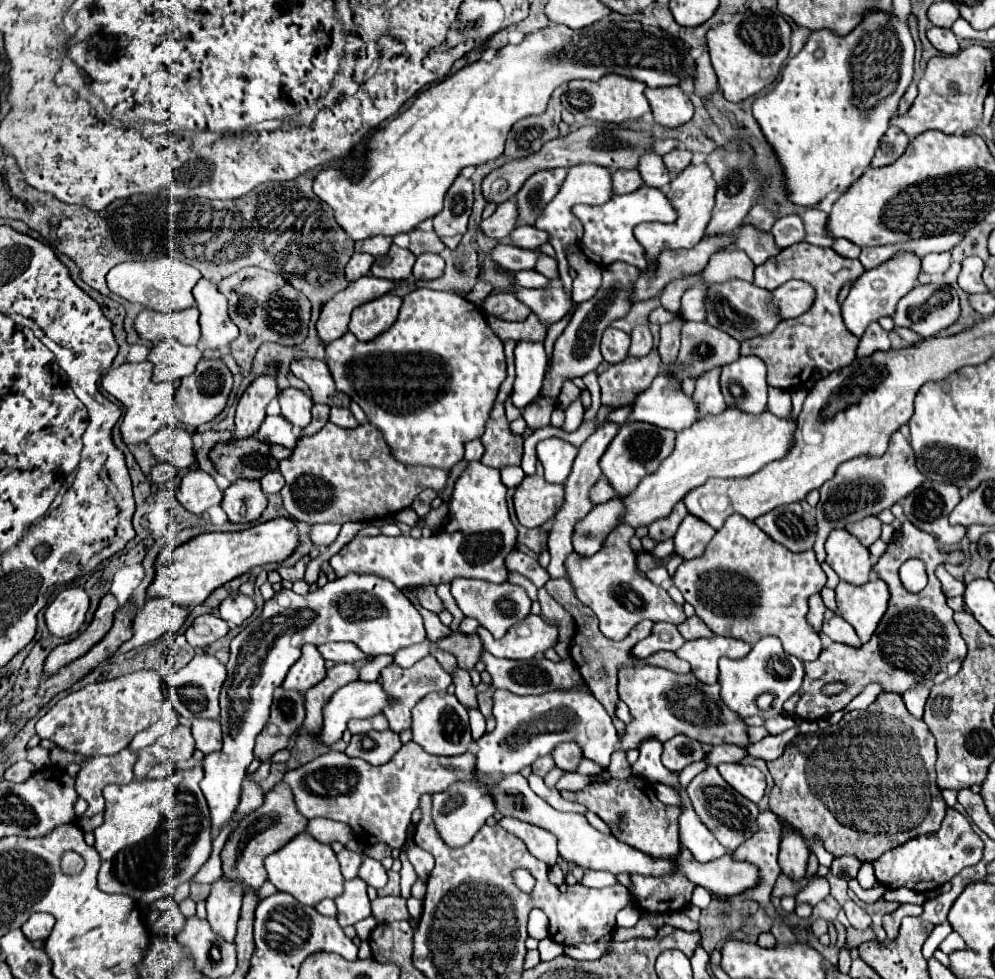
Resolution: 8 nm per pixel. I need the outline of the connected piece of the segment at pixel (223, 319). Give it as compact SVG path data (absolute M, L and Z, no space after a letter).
M205 278L197 282L197 286L193 288L193 296L201 312L199 324L201 340L205 342L205 346L209 350L221 350L229 346L239 336L239 328L231 322L227 314L227 298L223 298L217 286L207 282Z

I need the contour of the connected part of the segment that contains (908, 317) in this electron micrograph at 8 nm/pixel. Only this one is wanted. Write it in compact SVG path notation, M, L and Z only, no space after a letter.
M931 282L931 284L917 284L905 298L899 300L897 310L893 314L895 326L905 326L921 334L923 338L931 338L937 332L945 330L959 318L959 294L953 286L945 282Z

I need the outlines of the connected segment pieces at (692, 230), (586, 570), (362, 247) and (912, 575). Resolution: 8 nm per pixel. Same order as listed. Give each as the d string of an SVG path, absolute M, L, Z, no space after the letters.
M705 162L697 164L697 166L695 164L687 166L669 184L667 200L675 208L677 220L671 222L671 224L639 224L635 228L635 238L647 250L647 262L649 262L649 266L645 268L647 278L651 278L651 274L655 274L653 266L655 266L655 262L657 262L657 258L659 258L659 254L663 250L669 250L669 248L691 248L705 236L705 228L707 228L707 222L711 220L711 212L713 212L713 204L715 204L715 190L717 190L717 184L711 178L711 170L707 168Z
M619 524L615 530L611 530L603 548L597 554L581 558L573 552L565 560L567 576L571 578L575 596L597 614L599 630L609 640L623 640L633 630L633 626L637 626L645 618L671 624L681 624L685 620L683 606L675 604L663 588L655 586L645 574L639 572L637 554L629 546L629 540L633 536L633 528L629 528L627 524Z
M383 236L365 238L363 242L355 244L355 252L367 252L373 256L383 256L391 248L391 244L393 244L393 238L383 238Z
M907 560L901 568L901 582L909 592L921 592L927 586L927 574L921 560Z

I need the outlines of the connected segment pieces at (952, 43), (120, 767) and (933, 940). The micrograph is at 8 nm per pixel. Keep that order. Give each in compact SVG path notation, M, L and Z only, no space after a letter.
M931 28L927 32L927 38L943 54L955 54L959 50L959 42L949 28Z
M125 748L113 756L89 758L81 766L75 778L75 790L81 798L89 802L89 810L85 816L93 816L105 808L101 790L107 784L129 784L133 780L135 760L137 760L137 754Z
M944 922L935 926L929 938L925 941L922 947L922 954L926 960L929 960L938 948L940 943L953 931L949 922Z

